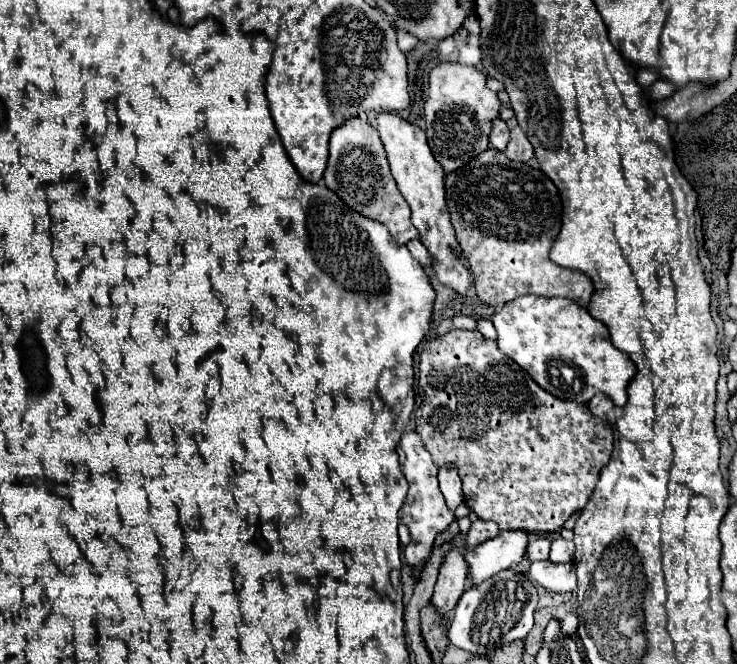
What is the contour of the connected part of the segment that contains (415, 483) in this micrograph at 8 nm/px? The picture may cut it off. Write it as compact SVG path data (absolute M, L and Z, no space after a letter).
M405 432L401 436L401 448L407 454L407 460L403 464L403 474L409 482L409 494L407 494L407 500L399 512L399 520L401 520L401 524L405 524L409 528L409 534L411 534L411 542L405 546L403 554L405 554L409 568L413 570L413 576L419 578L427 560L431 558L435 536L439 532L443 532L455 520L455 516L447 508L447 504L443 502L443 494L437 486L437 466L433 464L431 454L423 448L417 432Z

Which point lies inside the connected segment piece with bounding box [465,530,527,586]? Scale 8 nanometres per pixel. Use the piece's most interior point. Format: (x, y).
(500, 553)

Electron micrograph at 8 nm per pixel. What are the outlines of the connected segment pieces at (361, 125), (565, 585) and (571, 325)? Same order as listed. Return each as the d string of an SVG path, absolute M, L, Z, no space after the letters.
M355 116L331 134L325 184L333 192L337 192L339 198L355 212L385 224L399 244L407 244L409 240L419 238L417 228L409 220L409 206L391 176L379 132L367 122L367 118Z
M549 559L529 566L529 578L551 592L571 592L577 588L577 576L572 563L554 564Z
M521 296L507 302L501 312L493 316L493 324L499 334L499 350L527 370L549 394L587 404L595 394L603 392L617 406L627 402L627 386L637 368L625 352L613 346L607 326L577 302L569 298Z

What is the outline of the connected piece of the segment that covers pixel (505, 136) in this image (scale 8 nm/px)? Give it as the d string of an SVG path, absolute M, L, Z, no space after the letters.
M495 118L495 122L491 122L491 134L489 134L489 148L503 152L507 148L507 140L509 140L509 128L501 118Z

